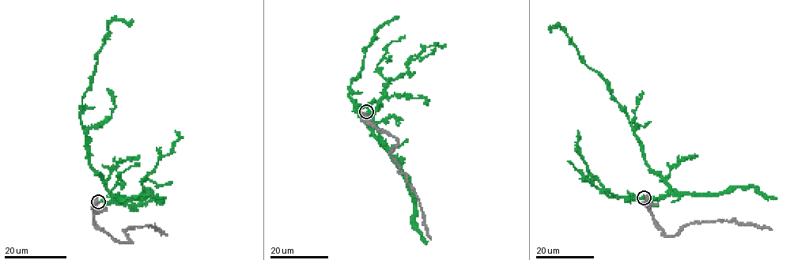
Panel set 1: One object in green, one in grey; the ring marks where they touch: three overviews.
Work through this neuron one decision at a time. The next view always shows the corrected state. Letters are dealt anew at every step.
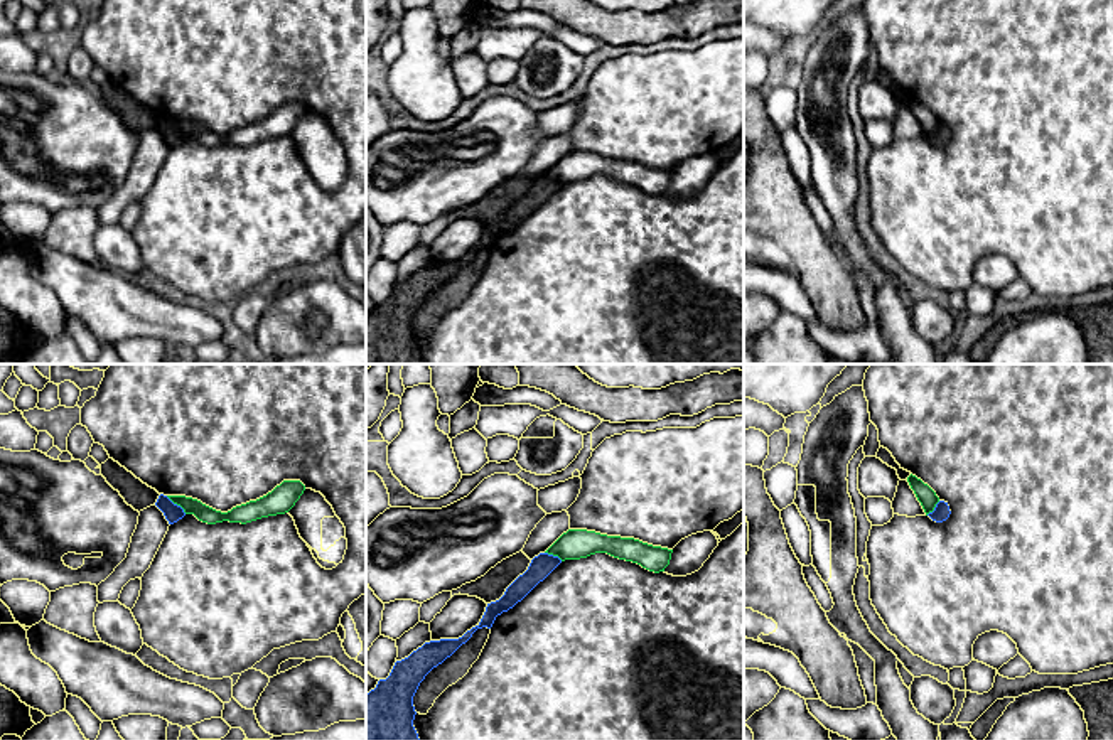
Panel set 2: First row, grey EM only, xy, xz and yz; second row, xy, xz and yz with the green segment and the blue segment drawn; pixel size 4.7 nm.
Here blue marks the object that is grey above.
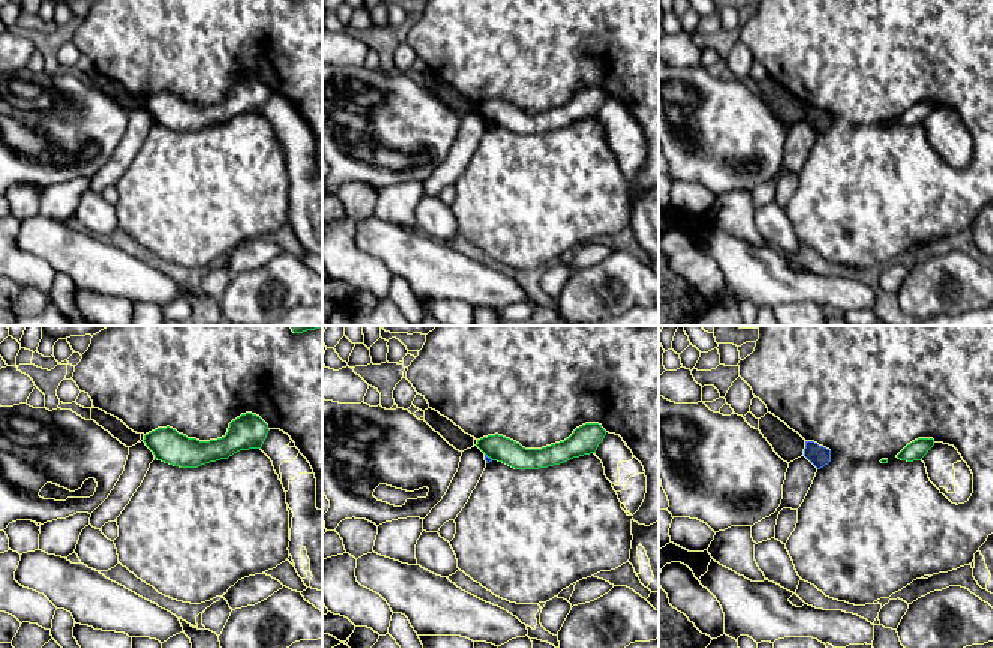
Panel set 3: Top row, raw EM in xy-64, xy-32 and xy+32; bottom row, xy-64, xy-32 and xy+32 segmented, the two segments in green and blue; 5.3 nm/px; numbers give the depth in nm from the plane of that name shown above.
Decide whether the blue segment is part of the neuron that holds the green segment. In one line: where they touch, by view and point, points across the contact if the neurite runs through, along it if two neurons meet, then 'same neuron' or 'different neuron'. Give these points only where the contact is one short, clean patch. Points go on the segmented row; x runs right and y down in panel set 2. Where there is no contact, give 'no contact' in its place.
contact xy (176, 503); border xy (166, 496), (186, 513); different neuron

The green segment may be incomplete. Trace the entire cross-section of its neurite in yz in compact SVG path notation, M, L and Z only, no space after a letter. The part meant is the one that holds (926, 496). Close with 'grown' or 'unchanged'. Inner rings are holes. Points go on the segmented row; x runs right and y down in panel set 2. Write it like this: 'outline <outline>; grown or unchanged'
outline M912 474L907 477L907 482L914 491L917 501L921 502L926 516L933 512L936 504L939 502L939 497L936 496L936 492Z; unchanged

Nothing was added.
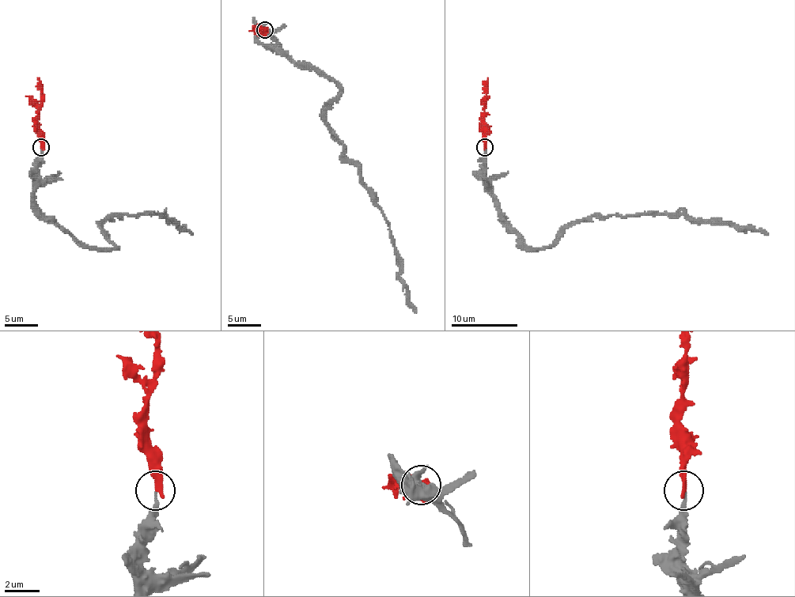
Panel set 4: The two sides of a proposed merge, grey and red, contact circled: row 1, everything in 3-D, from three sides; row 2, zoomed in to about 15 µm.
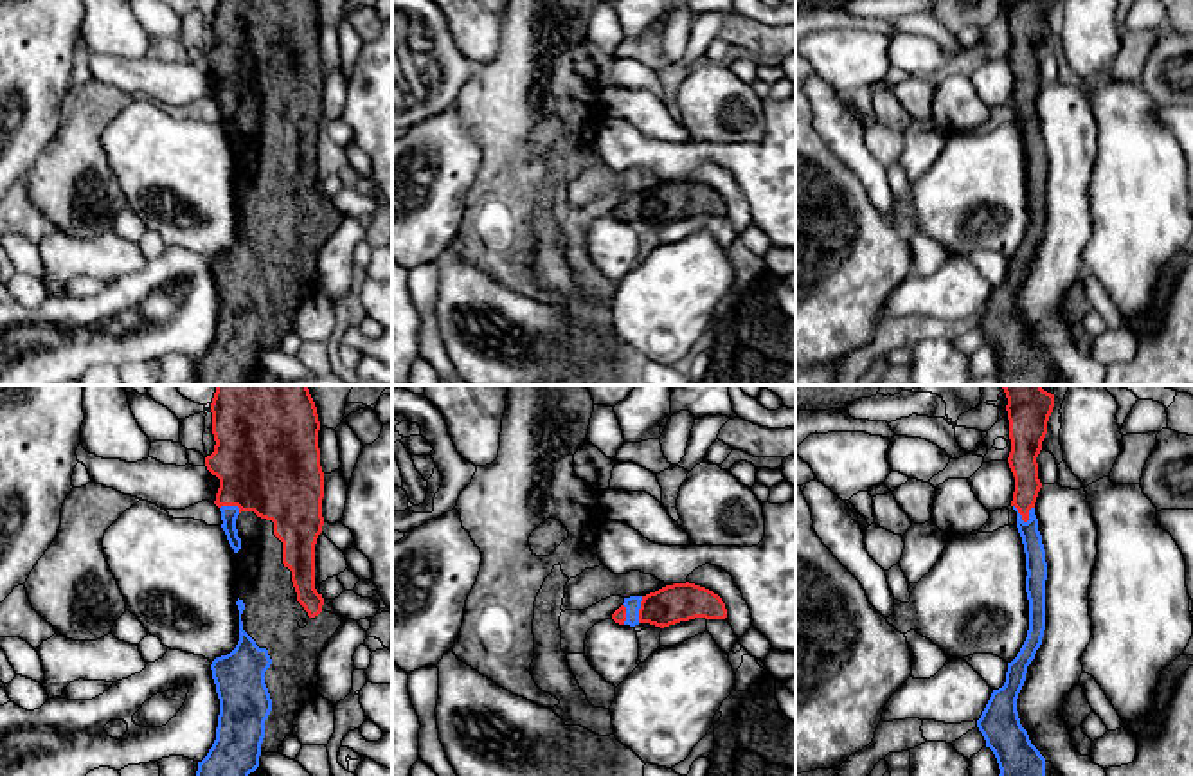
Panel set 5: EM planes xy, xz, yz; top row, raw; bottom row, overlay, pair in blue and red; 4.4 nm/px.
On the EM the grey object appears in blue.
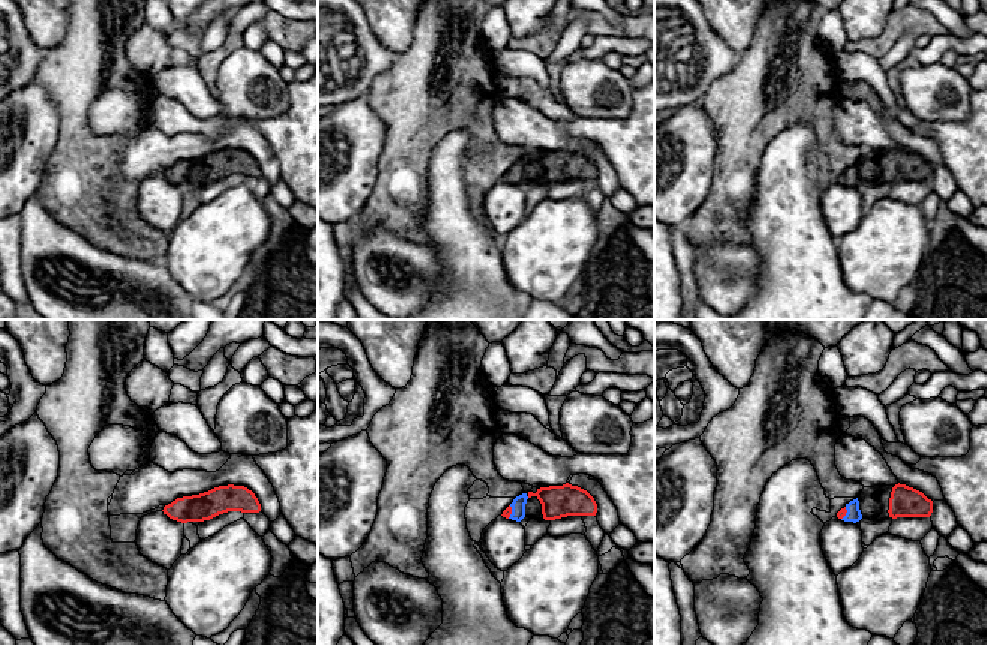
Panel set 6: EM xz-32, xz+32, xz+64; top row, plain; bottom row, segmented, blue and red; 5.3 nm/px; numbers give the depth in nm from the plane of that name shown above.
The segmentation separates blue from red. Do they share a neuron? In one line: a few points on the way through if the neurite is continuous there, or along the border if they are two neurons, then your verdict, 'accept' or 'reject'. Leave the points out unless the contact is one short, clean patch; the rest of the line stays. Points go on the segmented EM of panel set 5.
runs through yz (1035, 555), (1028, 524), (1019, 514), (1022, 458); accept

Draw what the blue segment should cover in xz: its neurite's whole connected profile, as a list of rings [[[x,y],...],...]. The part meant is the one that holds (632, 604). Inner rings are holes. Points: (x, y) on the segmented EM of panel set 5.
[[[689,582],[666,585],[646,596],[624,598],[612,614],[619,625],[650,623],[660,628],[695,618],[725,619],[727,609],[718,594]]]

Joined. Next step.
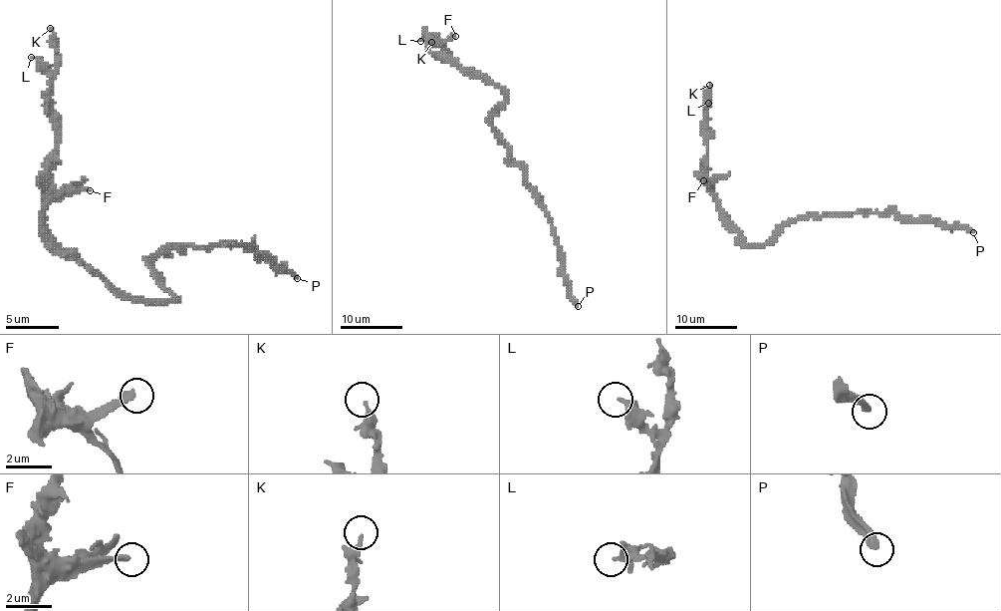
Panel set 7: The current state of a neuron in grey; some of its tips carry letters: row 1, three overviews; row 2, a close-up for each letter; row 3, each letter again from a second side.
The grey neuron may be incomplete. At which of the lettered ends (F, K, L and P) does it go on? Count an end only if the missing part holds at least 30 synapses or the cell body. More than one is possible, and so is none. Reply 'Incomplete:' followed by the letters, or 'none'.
Incomplete: F

